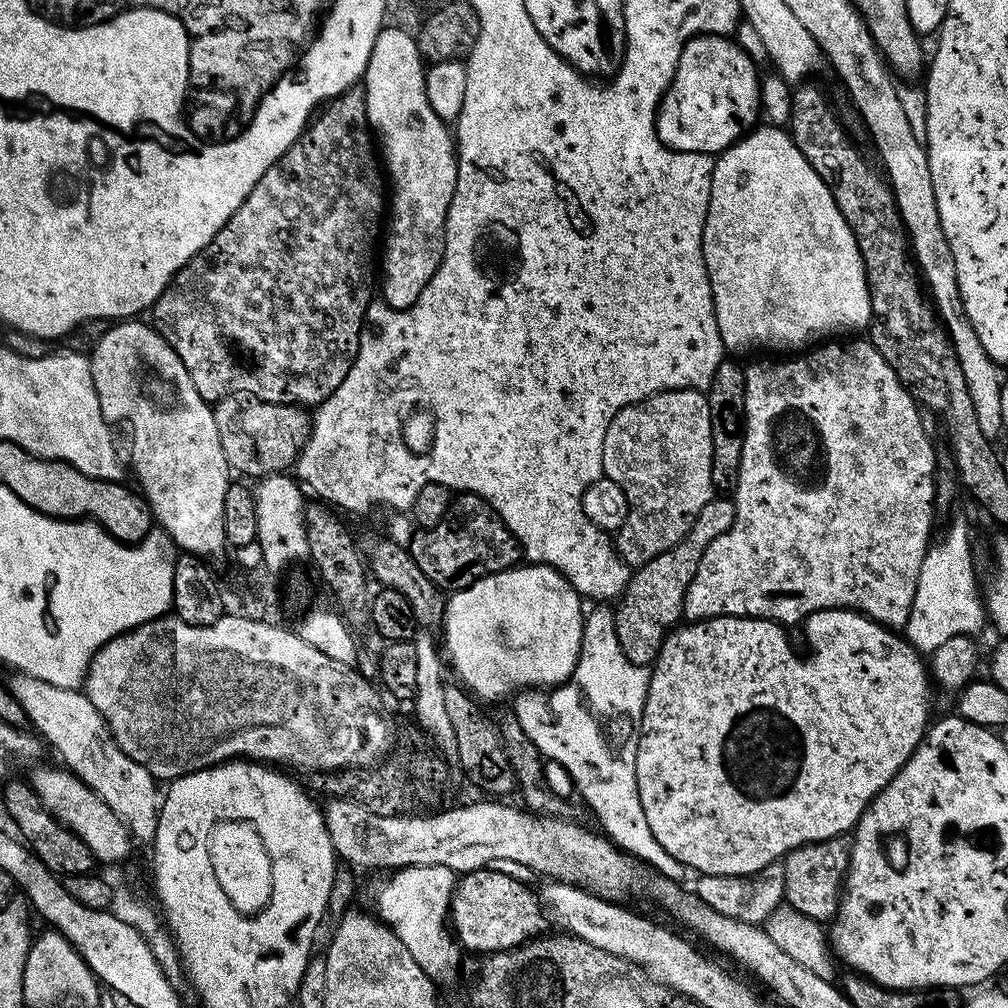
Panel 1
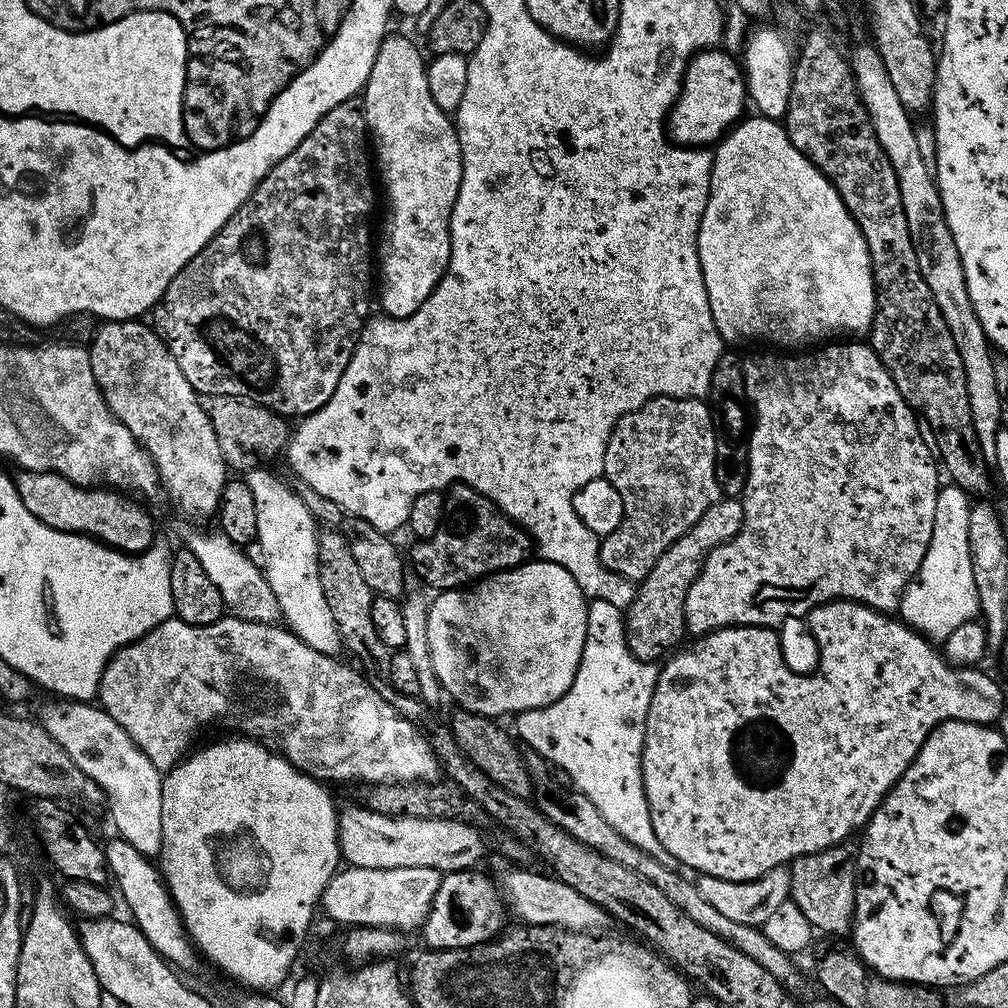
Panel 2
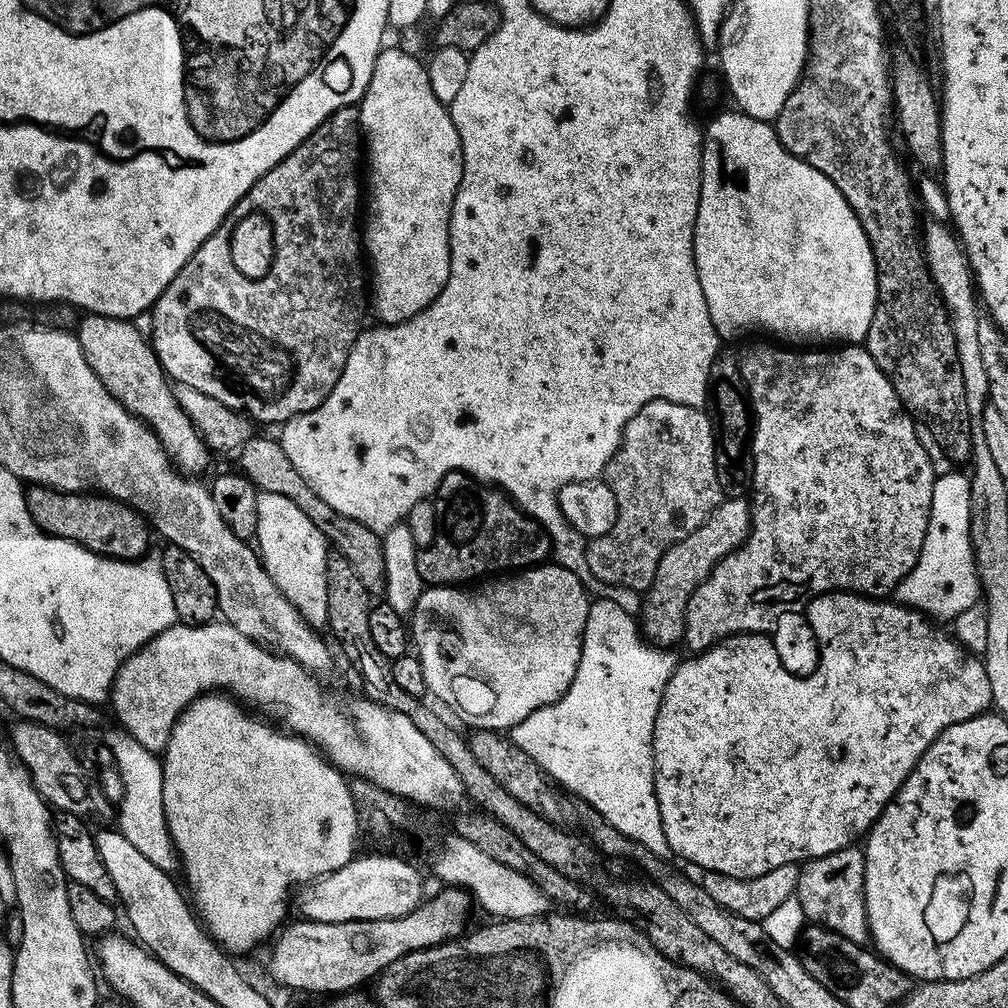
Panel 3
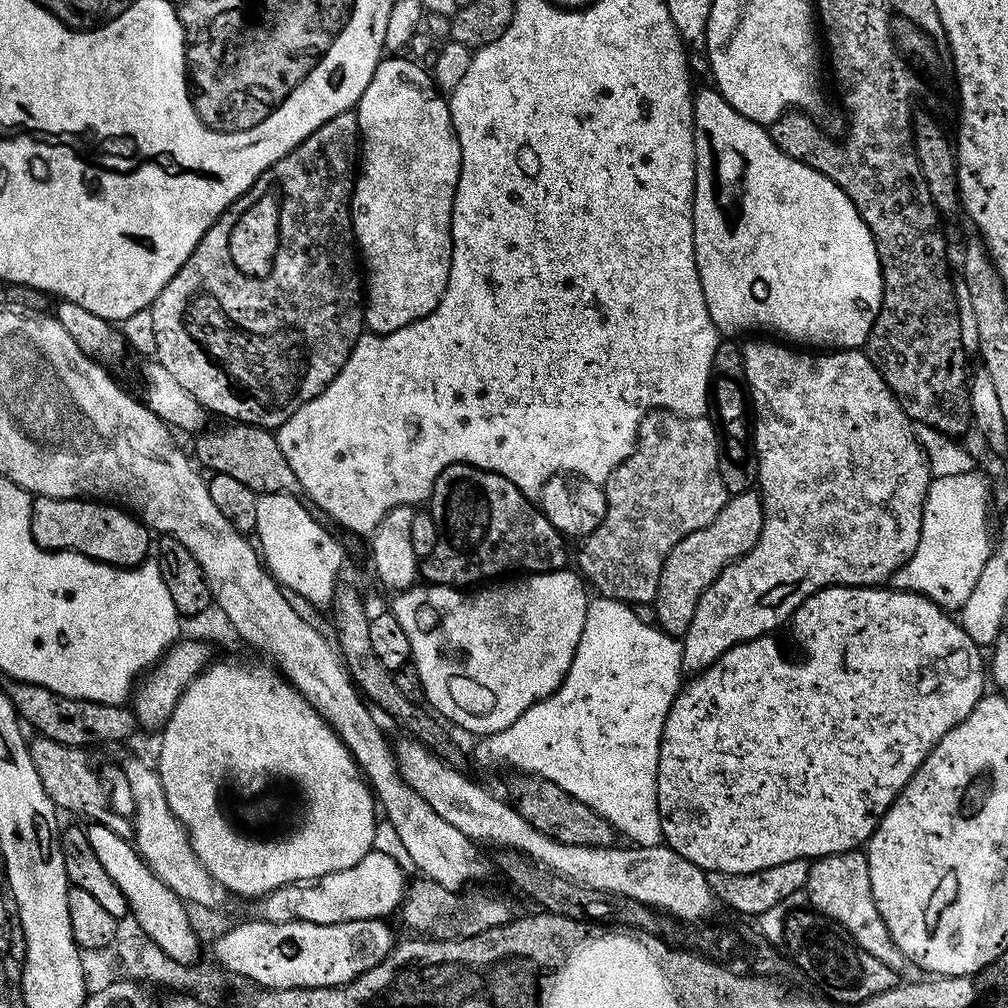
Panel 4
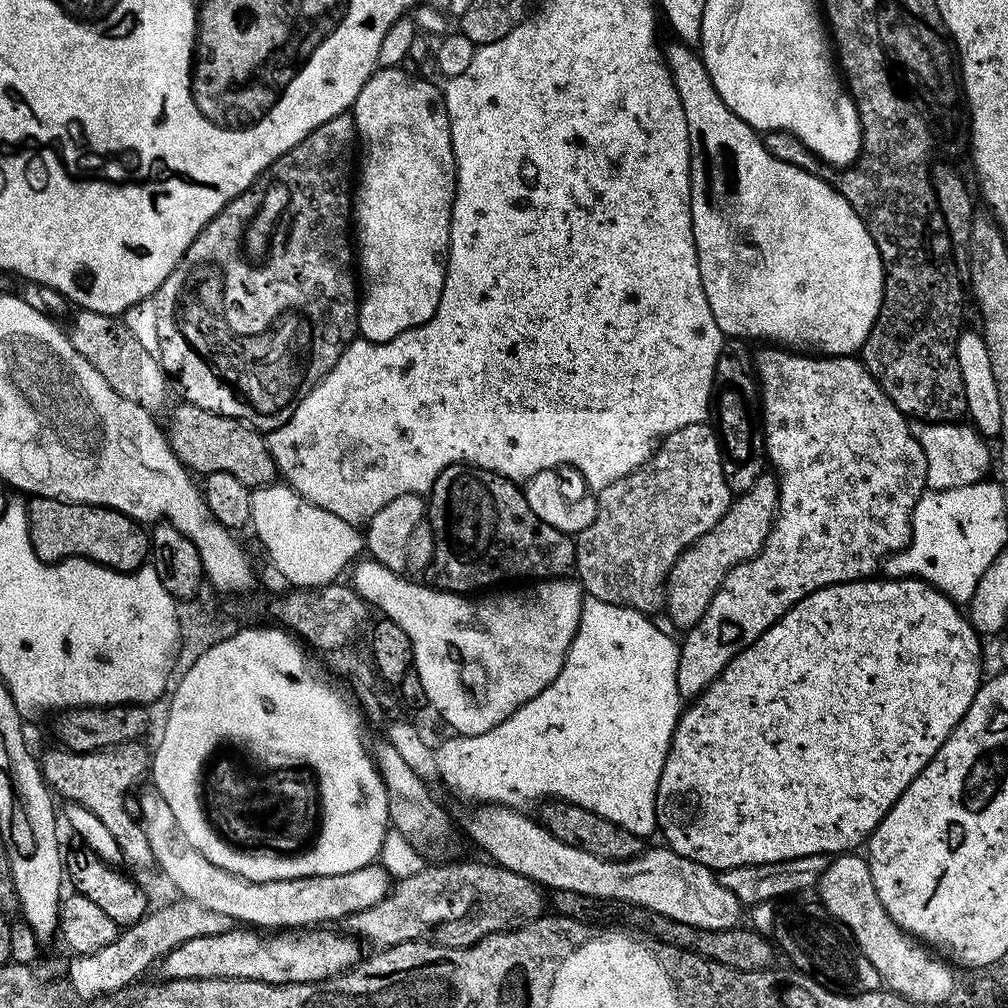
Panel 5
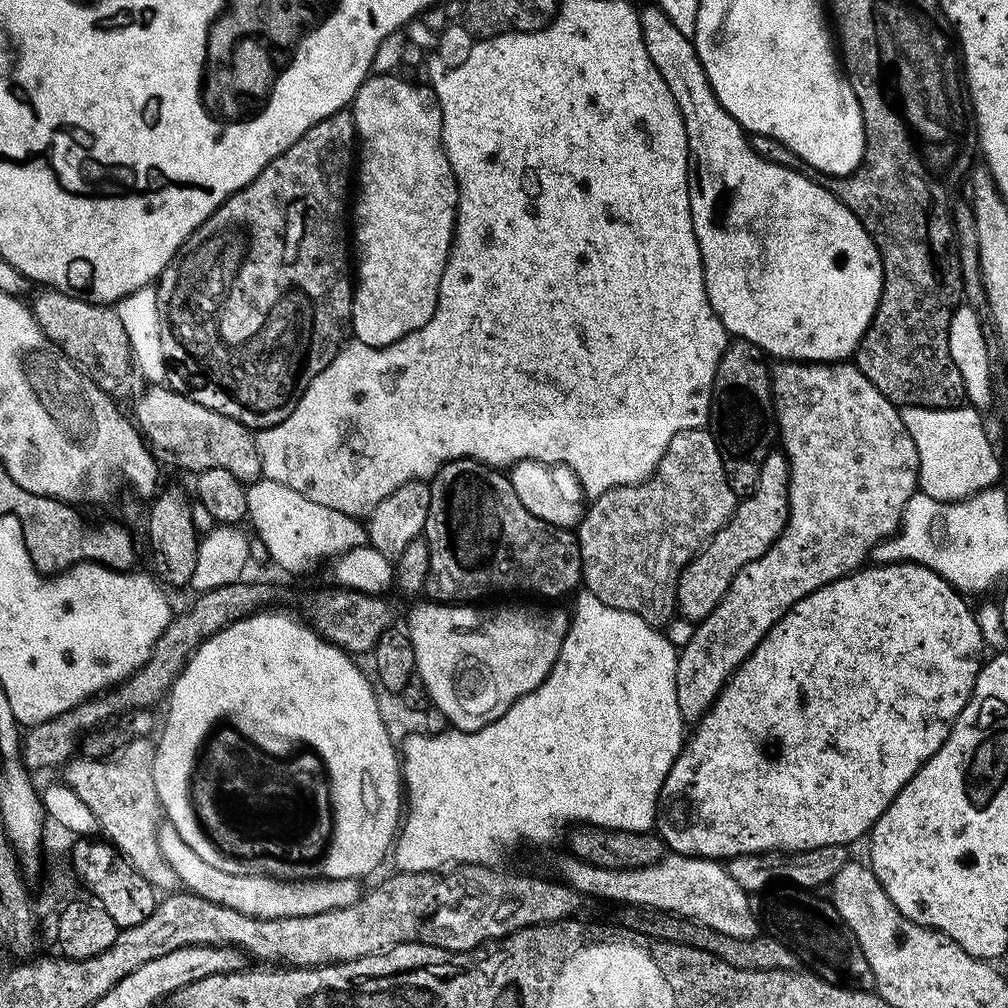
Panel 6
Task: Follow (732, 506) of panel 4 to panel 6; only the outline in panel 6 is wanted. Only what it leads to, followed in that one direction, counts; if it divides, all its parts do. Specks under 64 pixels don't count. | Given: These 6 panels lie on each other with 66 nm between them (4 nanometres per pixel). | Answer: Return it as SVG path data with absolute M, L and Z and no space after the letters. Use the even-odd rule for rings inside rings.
M780 450L769 452L766 462L762 462L756 487L737 503L724 526L708 539L707 544L682 570L676 591L676 611L681 617L693 622L705 620L714 610L714 606L722 602L726 590L730 590L734 574L738 574L738 570L742 570L746 562L762 558L762 554L766 554L766 550L774 546L788 524L789 486L790 466L787 456Z

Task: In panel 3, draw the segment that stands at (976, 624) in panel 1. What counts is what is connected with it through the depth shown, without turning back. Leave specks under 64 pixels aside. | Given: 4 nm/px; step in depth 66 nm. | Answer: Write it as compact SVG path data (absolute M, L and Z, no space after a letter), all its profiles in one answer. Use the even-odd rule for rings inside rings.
M959 470L937 476L934 498L930 502L930 518L926 538L918 554L918 562L896 587L895 599L914 608L936 622L951 622L962 610L977 607L982 596L980 575L976 573L976 559L972 553L970 536L970 490L972 482Z

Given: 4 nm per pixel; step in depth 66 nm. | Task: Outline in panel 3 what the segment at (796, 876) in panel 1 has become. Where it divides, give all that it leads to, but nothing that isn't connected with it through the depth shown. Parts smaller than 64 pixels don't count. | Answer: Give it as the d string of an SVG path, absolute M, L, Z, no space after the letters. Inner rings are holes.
M849 846L834 850L834 854L822 854L822 858L803 861L800 864L795 896L801 903L805 921L821 924L823 928L850 938L855 944L869 943L868 919L864 905L863 847Z

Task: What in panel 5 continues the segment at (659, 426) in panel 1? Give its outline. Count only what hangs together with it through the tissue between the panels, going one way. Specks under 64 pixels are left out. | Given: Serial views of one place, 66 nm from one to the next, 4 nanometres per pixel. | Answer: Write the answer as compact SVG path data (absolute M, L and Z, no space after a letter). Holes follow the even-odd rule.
M711 423L682 426L682 430L672 432L659 441L656 451L642 467L599 489L594 522L574 536L574 572L583 591L593 600L626 606L645 614L661 611L668 589L668 575L676 559L684 553L685 548L702 538L706 530L715 526L732 505L734 494L726 486L723 461L720 437Z

